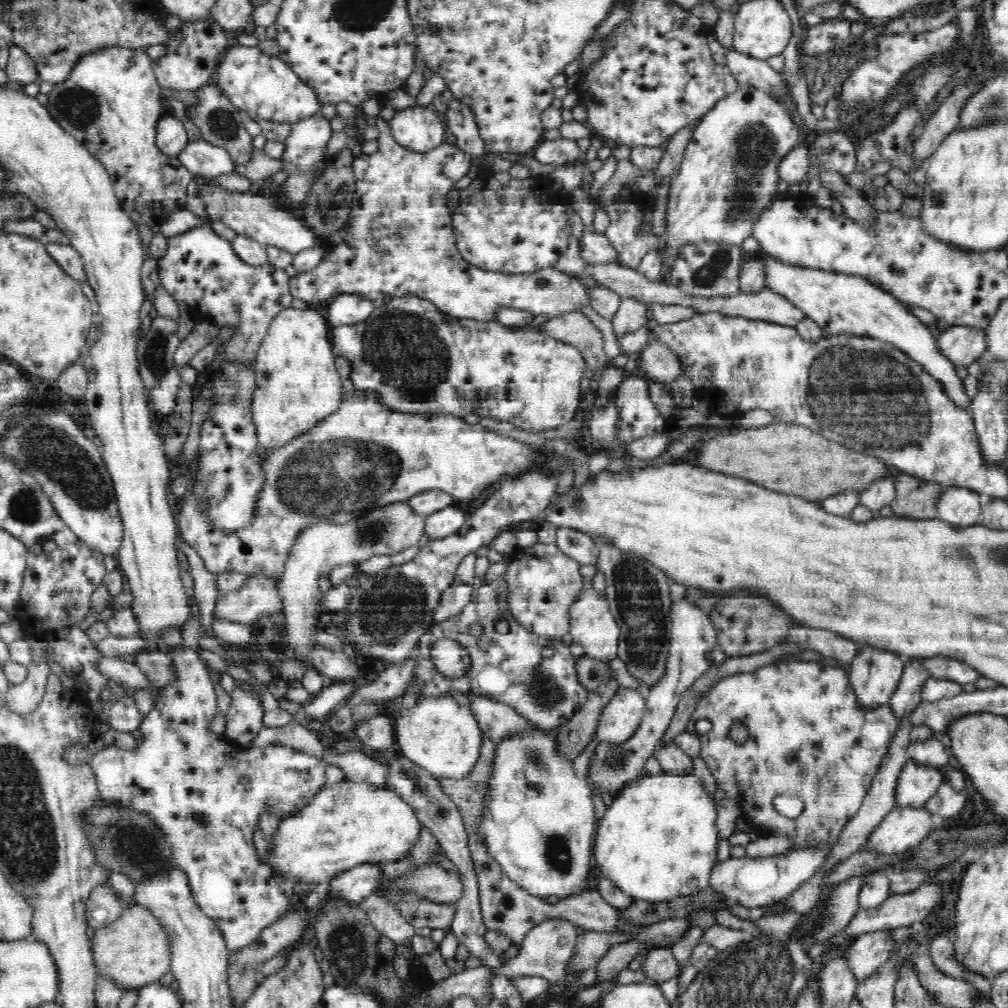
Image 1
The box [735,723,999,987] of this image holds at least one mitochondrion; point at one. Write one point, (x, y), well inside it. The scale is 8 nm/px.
(948, 840)

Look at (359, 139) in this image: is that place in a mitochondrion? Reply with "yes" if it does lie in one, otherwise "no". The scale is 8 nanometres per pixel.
no

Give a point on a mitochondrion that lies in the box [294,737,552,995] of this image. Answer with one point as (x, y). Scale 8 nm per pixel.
(347, 949)

